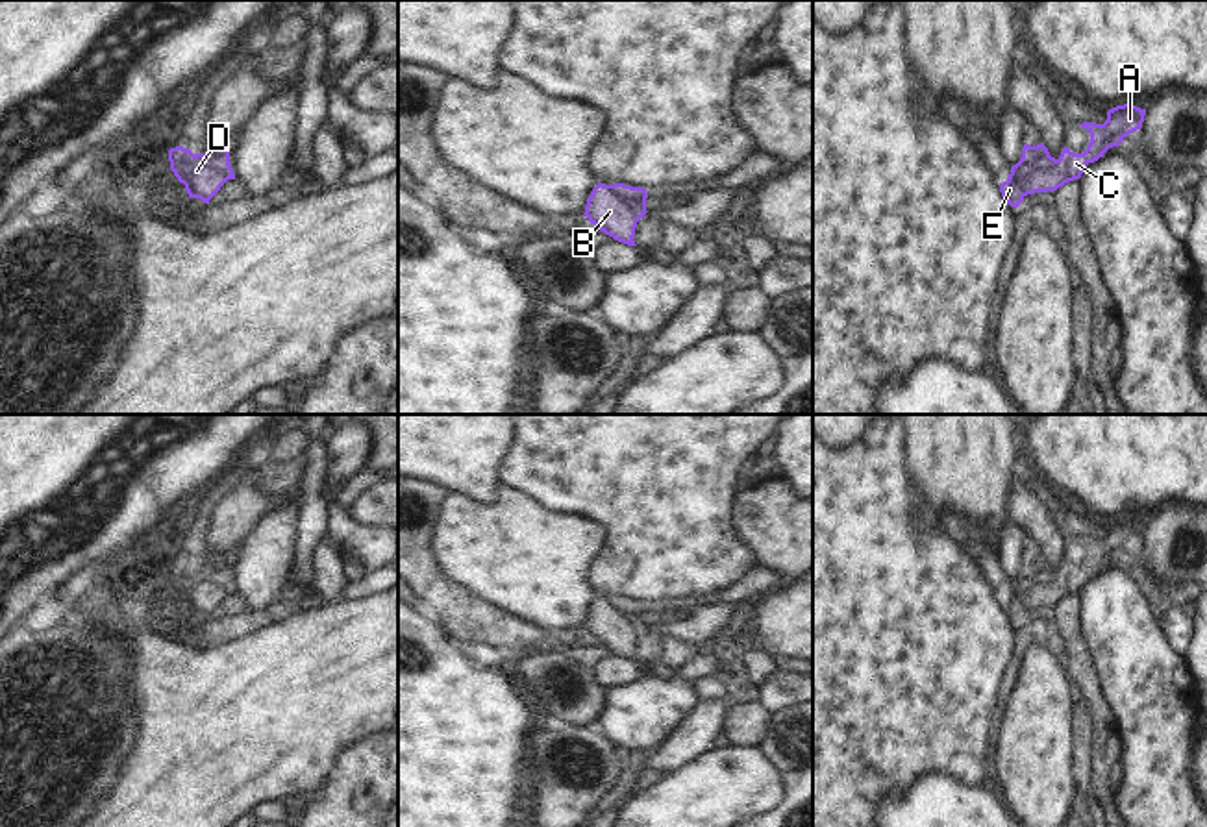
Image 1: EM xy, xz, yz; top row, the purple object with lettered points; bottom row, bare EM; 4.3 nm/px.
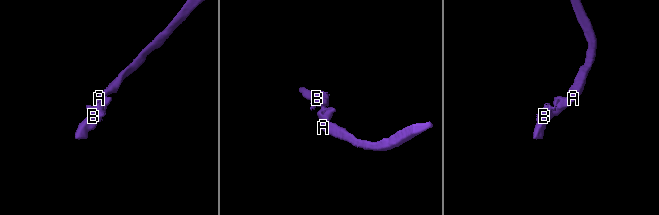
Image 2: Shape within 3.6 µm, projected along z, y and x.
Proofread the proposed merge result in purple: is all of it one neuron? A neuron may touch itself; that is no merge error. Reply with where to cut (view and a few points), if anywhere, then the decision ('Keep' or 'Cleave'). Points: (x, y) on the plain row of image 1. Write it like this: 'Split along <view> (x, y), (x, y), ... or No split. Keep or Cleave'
No split. Keep.

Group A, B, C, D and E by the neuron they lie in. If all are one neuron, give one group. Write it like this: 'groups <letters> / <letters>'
groups A B C D E

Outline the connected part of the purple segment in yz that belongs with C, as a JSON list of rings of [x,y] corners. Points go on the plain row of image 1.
[[[1124,518],[1109,524],[1103,538],[1079,538],[1090,548],[1083,568],[1074,568],[1064,561],[1055,574],[1042,557],[1037,561],[1026,557],[1020,575],[1000,598],[1002,611],[1011,622],[1018,622],[1027,609],[1057,605],[1064,598],[1079,594],[1089,577],[1098,575],[1109,562],[1120,561],[1129,548],[1140,544],[1144,529],[1146,524]]]

